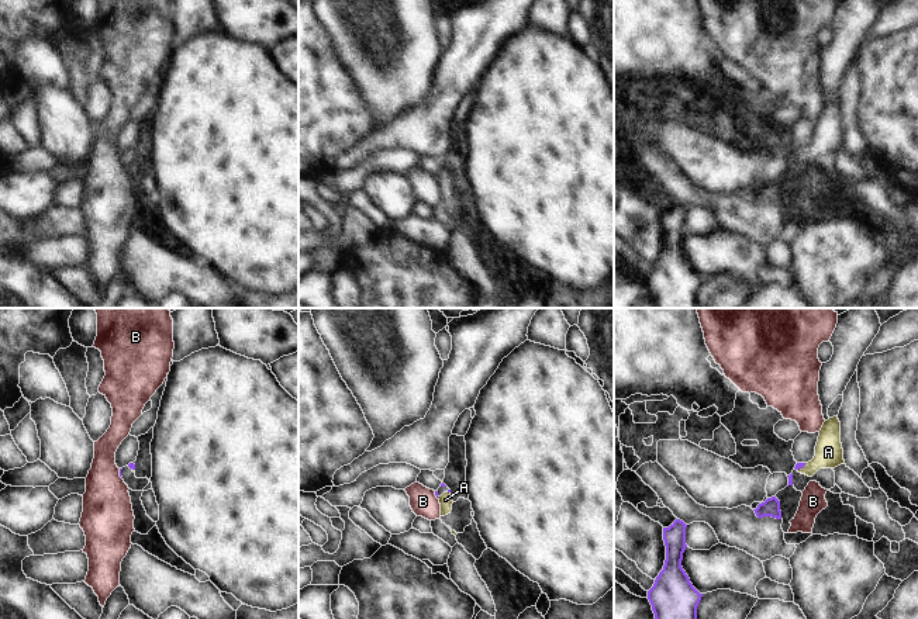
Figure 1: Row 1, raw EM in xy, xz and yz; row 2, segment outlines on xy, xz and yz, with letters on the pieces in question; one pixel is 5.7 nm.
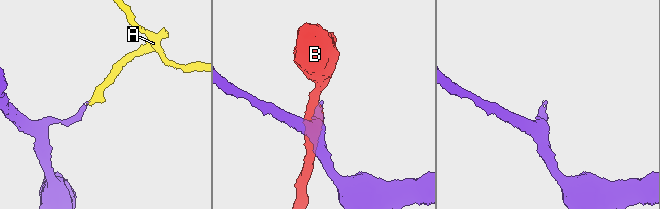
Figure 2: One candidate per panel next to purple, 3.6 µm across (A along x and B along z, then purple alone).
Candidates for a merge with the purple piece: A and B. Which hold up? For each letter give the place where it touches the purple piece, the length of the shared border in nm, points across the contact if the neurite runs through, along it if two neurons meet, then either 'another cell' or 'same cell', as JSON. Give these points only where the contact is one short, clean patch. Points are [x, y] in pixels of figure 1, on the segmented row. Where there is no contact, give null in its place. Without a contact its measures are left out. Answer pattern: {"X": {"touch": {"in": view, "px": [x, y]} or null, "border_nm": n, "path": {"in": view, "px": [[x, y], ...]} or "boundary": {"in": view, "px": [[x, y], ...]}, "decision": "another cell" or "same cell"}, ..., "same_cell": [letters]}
{"A": {"touch": {"in": "yz", "px": [801, 467]}, "border_nm": 70, "path": {"in": "yz", "px": [[799, 464], [801, 467], [814, 466], [828, 452]]}, "decision": "same cell"}, "B": {"touch": {"in": "xy", "px": [120, 474]}, "border_nm": 70, "boundary": {"in": "xy", "px": [[118, 469], [121, 479]]}, "decision": "another cell"}, "same_cell": ["A"]}

